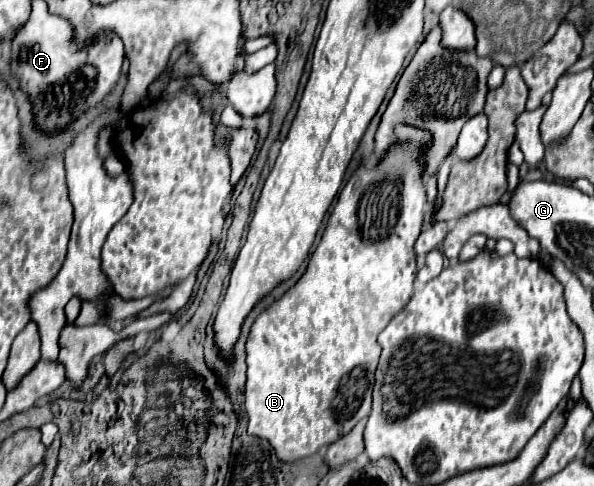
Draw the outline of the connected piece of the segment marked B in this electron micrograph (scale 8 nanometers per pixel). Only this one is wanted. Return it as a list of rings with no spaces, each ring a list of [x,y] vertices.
[[[407,124],[395,126],[395,136],[401,142],[395,142],[377,164],[367,166],[365,162],[361,162],[357,166],[357,170],[349,176],[347,184],[339,192],[337,204],[333,208],[333,214],[327,220],[327,226],[325,226],[323,236],[321,236],[321,242],[315,248],[315,252],[311,254],[311,258],[309,258],[307,270],[297,280],[297,284],[293,284],[269,308],[265,308],[257,316],[253,326],[251,326],[251,332],[249,332],[249,338],[247,338],[247,364],[249,364],[249,368],[247,368],[247,388],[245,388],[245,408],[247,408],[247,416],[249,416],[249,434],[269,440],[269,444],[277,452],[277,458],[283,460],[283,462],[293,462],[293,460],[299,460],[299,458],[315,454],[321,446],[339,440],[361,418],[369,416],[371,402],[373,402],[375,370],[377,370],[377,362],[379,362],[379,354],[381,354],[381,346],[377,344],[377,334],[411,300],[413,280],[415,280],[415,274],[417,274],[417,262],[415,262],[413,244],[415,244],[415,240],[417,240],[417,236],[421,232],[423,214],[425,214],[425,202],[427,202],[427,194],[425,194],[425,152],[431,146],[433,136],[431,136],[431,132],[427,132],[423,128],[407,126]]]

